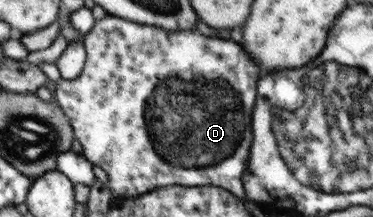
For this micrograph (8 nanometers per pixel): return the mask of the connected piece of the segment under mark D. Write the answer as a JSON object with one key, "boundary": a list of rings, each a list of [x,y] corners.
{"boundary":[[[105,16],[97,20],[93,29],[86,33],[82,40],[87,47],[87,63],[84,71],[76,80],[64,80],[61,78],[51,85],[53,97],[58,101],[61,109],[67,114],[75,136],[83,146],[84,157],[95,166],[103,169],[108,176],[107,187],[115,199],[135,198],[149,193],[156,188],[165,186],[181,185],[185,187],[215,186],[221,187],[233,193],[238,199],[247,199],[247,193],[241,181],[241,176],[249,164],[249,149],[253,139],[252,111],[256,100],[256,86],[263,75],[263,71],[253,61],[253,58],[239,47],[235,41],[223,41],[215,37],[205,37],[201,33],[177,33],[153,27],[152,25],[141,25],[132,21],[122,20],[120,17]]]}

